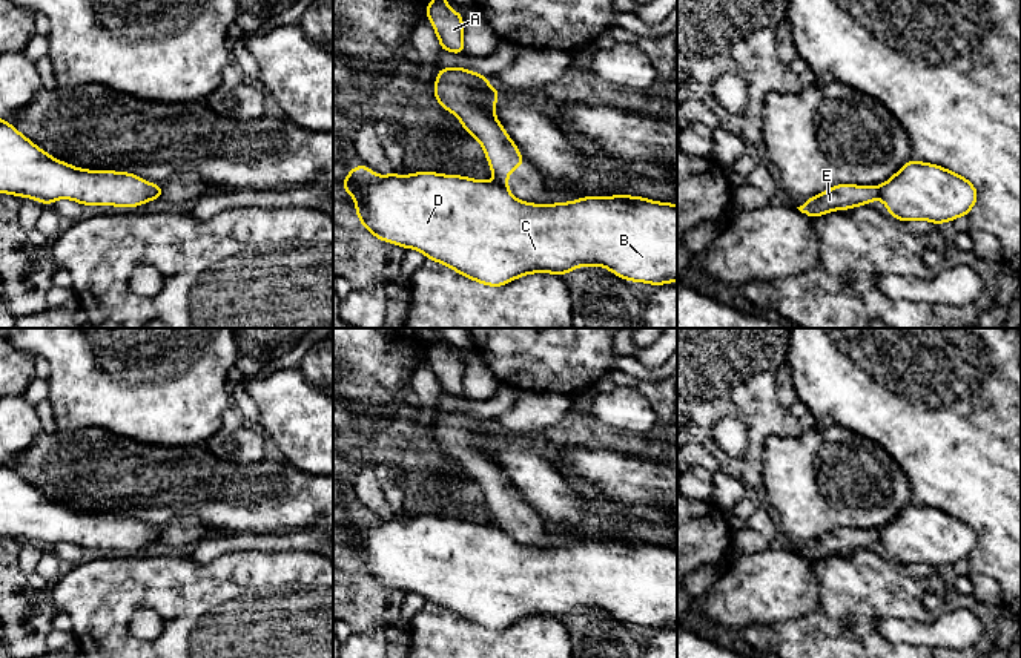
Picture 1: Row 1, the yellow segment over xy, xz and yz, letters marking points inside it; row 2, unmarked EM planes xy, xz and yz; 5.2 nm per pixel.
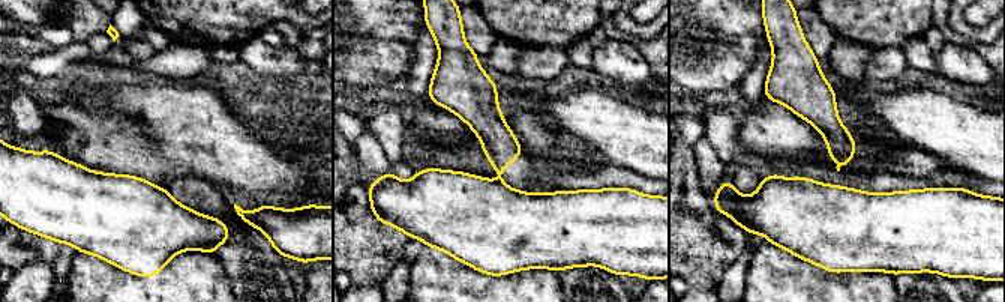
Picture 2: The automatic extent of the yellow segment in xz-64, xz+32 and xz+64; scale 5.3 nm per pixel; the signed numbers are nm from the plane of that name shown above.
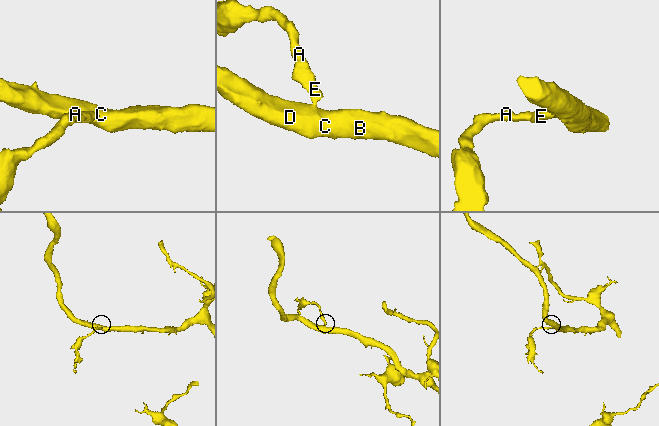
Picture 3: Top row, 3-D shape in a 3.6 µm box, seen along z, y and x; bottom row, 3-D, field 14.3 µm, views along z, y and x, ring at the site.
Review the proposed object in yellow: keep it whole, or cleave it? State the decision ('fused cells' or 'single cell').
fused cells

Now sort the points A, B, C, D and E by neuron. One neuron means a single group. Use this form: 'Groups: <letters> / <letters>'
Groups: A E / B C D

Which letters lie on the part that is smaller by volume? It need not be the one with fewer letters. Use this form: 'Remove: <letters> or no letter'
Remove: A, E

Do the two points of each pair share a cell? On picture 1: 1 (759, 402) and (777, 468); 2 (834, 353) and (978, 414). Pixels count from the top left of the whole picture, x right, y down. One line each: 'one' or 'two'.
1: two
2: one

